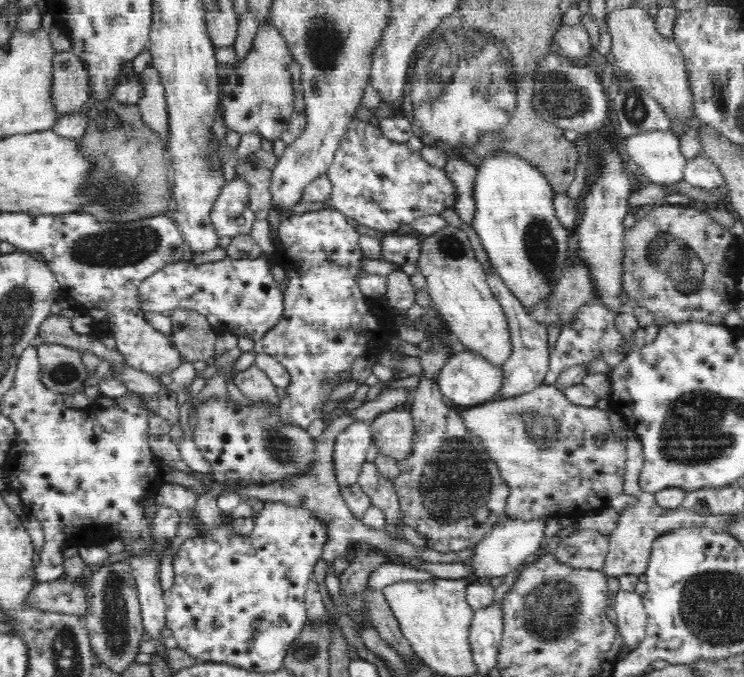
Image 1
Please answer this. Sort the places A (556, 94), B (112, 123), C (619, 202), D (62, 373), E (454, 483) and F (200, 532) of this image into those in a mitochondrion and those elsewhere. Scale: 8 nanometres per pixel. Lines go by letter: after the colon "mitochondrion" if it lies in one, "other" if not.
A: mitochondrion
B: mitochondrion
C: other
D: mitochondrion
E: mitochondrion
F: other

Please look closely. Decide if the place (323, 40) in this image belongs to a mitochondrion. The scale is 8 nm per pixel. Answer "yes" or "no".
yes

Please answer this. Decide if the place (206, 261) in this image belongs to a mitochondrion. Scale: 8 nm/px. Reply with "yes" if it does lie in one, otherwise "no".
no

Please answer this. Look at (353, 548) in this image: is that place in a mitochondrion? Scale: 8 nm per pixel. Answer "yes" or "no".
no

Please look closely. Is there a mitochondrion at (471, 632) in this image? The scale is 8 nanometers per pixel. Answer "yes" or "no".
no

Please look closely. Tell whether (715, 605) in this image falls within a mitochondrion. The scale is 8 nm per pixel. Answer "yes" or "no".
yes

